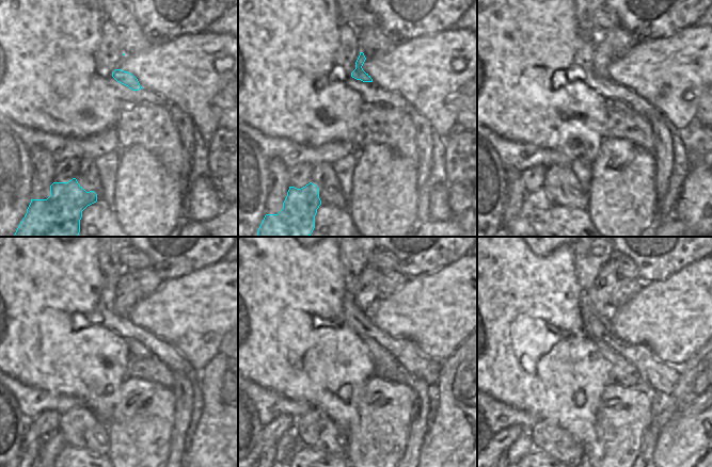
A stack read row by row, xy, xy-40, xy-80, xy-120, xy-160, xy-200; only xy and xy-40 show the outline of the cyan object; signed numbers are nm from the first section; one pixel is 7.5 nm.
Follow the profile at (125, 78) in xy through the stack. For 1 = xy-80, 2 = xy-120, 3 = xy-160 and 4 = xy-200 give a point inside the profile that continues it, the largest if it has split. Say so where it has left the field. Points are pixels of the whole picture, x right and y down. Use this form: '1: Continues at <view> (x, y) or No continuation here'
1: Continues at xy-80 (602, 59)
2: Continues at xy-120 (125, 298)
3: Continues at xy-160 (365, 296)
4: Continues at xy-200 (600, 292).

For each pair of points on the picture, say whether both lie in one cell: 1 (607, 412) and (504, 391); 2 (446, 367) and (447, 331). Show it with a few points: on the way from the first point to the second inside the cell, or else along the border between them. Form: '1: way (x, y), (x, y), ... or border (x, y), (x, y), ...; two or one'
1: border (605, 385), (595, 420), (596, 434); two
2: border (463, 341), (441, 364); two

